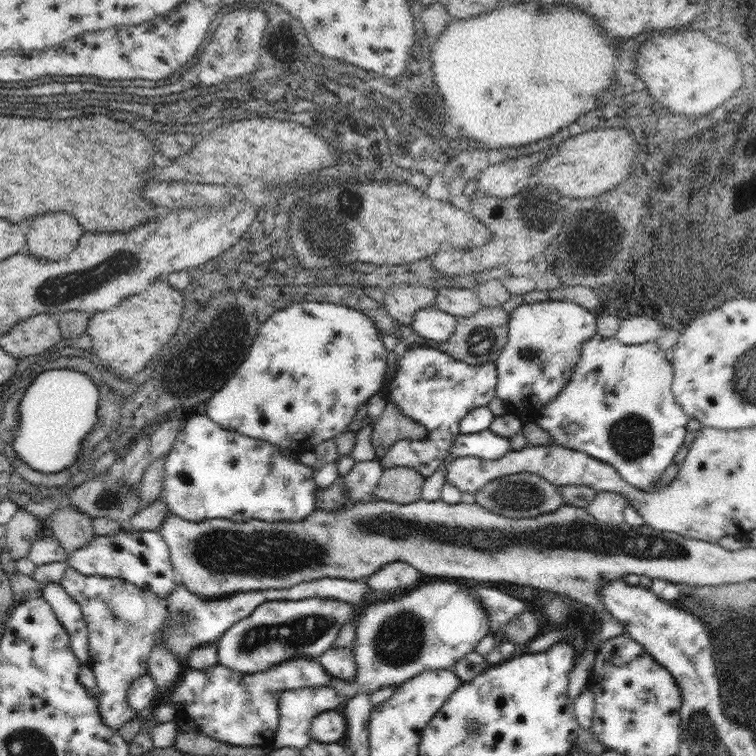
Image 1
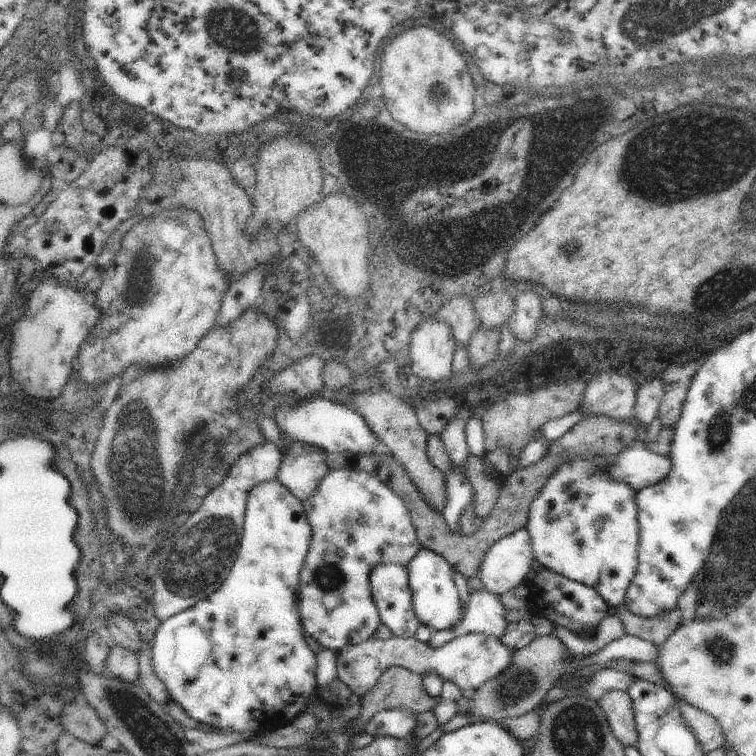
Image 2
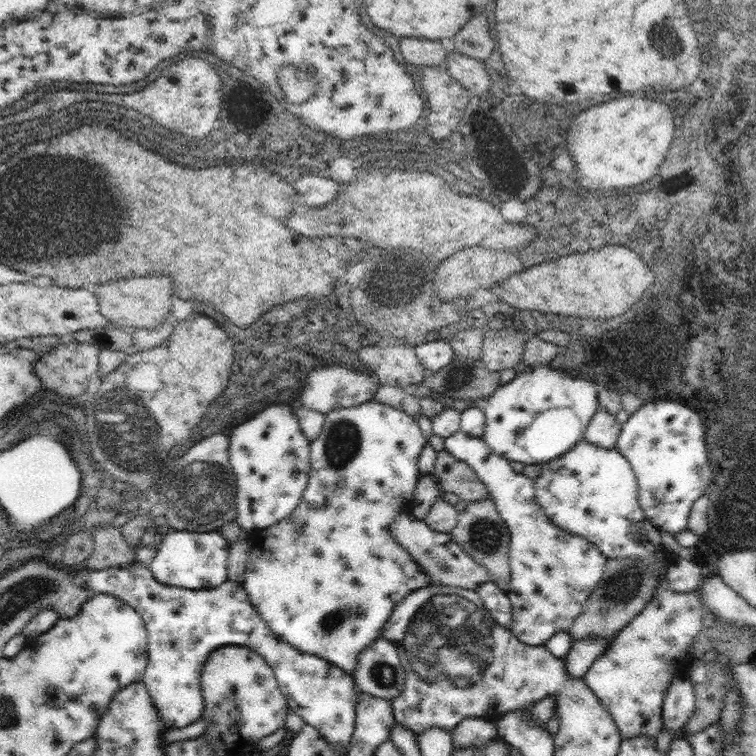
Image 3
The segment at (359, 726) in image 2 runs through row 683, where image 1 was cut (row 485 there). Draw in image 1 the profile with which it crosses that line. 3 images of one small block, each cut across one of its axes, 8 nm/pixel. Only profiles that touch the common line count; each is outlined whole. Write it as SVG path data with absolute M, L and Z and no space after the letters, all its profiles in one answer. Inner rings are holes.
M391 466L383 468L383 474L375 486L375 498L397 502L397 504L409 504L419 500L419 486L425 482L425 478L405 466Z

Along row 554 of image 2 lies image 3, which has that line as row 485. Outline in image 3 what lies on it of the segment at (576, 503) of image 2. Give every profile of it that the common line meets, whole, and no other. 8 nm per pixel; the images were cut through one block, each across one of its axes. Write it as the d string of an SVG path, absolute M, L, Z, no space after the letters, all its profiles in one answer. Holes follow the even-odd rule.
M581 438L569 452L541 466L539 478L533 480L535 498L551 524L579 538L587 538L607 560L649 560L661 568L653 600L613 636L609 648L583 676L589 692L611 714L621 740L633 740L637 736L657 738L663 726L663 698L673 676L689 676L689 646L693 638L717 624L715 616L701 604L703 582L693 592L675 592L665 582L669 560L665 560L661 532L645 520L639 506L637 476L617 448L599 448Z

